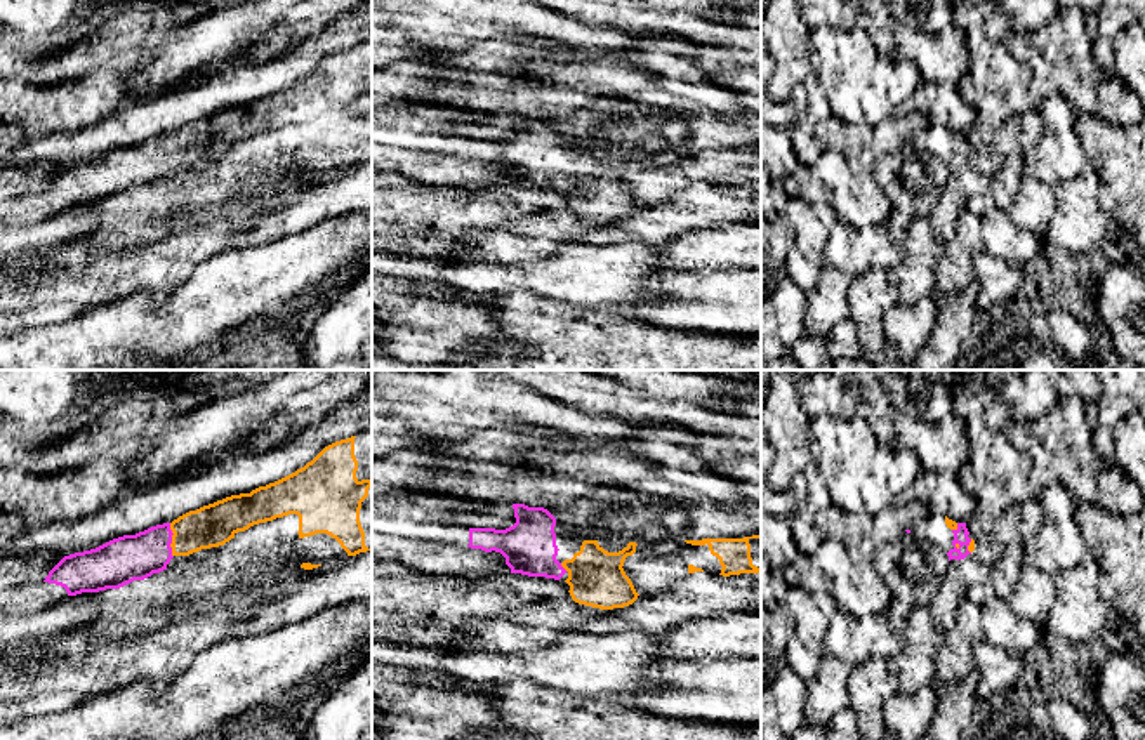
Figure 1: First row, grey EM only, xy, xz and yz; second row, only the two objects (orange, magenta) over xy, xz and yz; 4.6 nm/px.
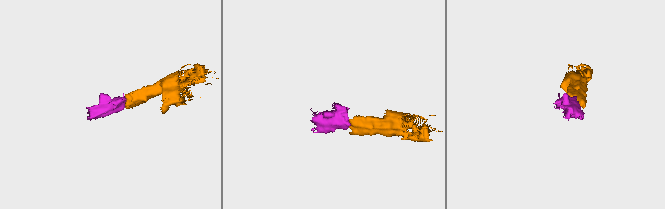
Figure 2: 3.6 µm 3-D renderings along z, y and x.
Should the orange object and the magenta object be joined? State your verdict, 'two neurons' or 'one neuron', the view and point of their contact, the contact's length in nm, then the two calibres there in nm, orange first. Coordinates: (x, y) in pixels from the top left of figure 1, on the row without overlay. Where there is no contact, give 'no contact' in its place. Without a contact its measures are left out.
one neuron | xy (172, 151) | 160 nm | 200/220 nm

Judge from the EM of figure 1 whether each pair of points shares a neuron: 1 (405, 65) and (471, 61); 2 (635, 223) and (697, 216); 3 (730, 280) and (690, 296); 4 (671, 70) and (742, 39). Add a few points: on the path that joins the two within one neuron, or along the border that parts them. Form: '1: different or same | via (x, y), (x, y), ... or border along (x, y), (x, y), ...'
1: different | border along (438, 54), (438, 59), (447, 66), (435, 77)
2: same | via (650, 223), (681, 216)
3: same | via (720, 290), (714, 296), (701, 296)
4: different | border along (683, 37), (699, 49), (699, 58), (708, 66)

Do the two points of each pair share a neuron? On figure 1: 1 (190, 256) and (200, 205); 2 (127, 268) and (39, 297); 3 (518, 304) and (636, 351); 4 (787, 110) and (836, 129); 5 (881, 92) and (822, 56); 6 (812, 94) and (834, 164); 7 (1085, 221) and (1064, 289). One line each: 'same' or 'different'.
1: different
2: same
3: same
4: different
5: same
6: same
7: same

